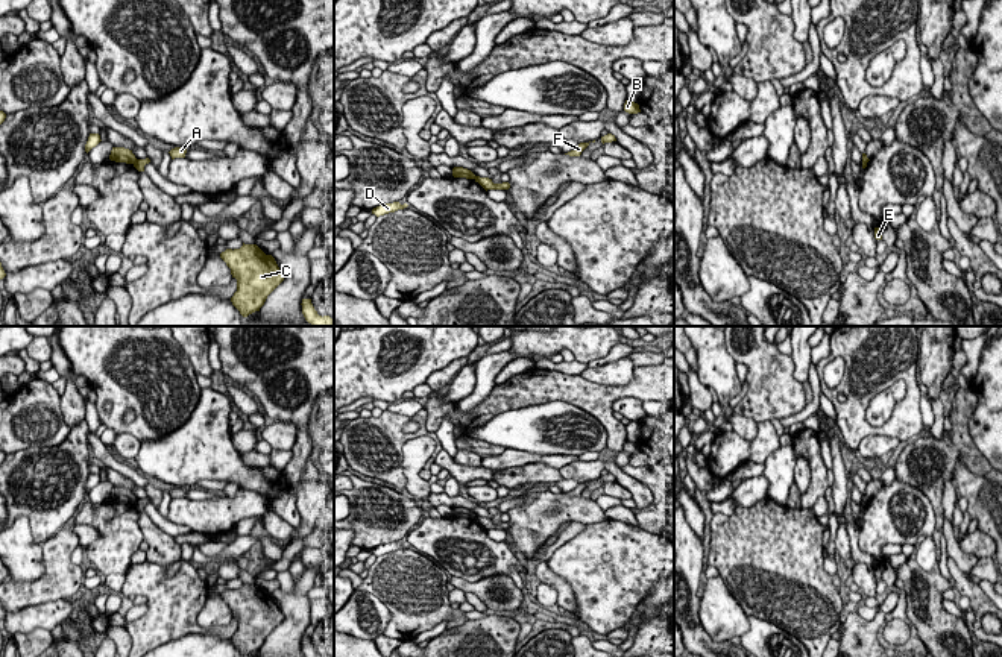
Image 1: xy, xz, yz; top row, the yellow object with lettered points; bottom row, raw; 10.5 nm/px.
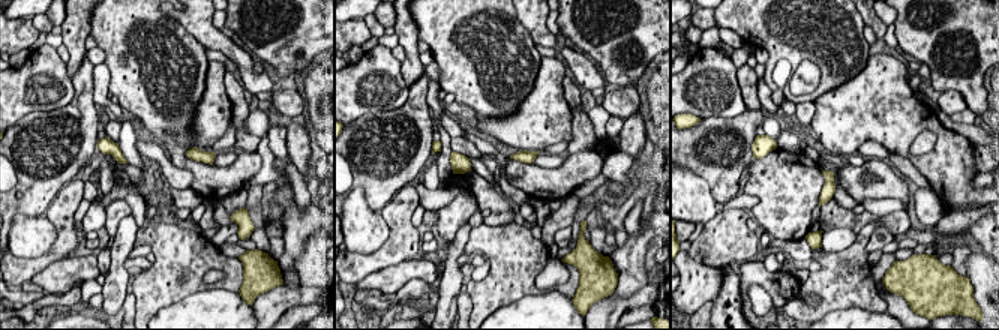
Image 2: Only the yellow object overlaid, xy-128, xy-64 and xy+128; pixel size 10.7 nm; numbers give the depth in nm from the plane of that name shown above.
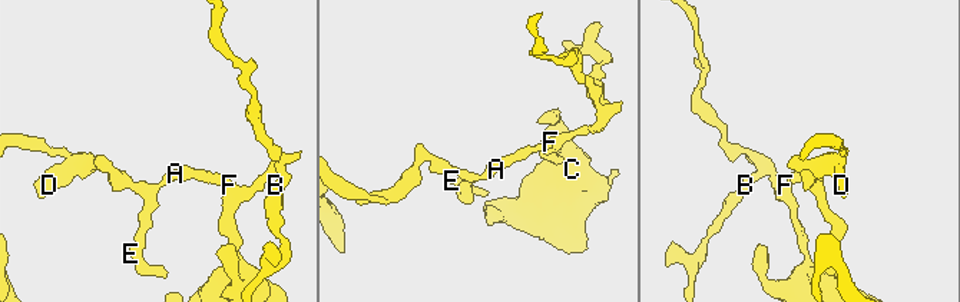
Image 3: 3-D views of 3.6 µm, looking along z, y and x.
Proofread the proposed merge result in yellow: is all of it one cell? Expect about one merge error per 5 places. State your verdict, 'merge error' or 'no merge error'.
merge error

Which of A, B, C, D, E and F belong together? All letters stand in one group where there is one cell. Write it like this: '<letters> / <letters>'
A B C E F / D

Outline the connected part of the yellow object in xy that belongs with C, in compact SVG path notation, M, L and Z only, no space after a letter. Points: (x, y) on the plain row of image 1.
M243 583L240 589L226 589L220 598L237 619L237 631L231 642L243 657L260 651L267 636L284 621L275 598L257 584Z

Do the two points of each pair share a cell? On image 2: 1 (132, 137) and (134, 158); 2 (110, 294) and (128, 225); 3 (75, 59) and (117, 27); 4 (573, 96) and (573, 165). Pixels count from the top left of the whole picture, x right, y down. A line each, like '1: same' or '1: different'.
1: same
2: same
3: different
4: different

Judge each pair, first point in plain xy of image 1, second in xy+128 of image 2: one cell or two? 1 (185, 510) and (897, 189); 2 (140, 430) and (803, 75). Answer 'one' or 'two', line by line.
1: one
2: two

